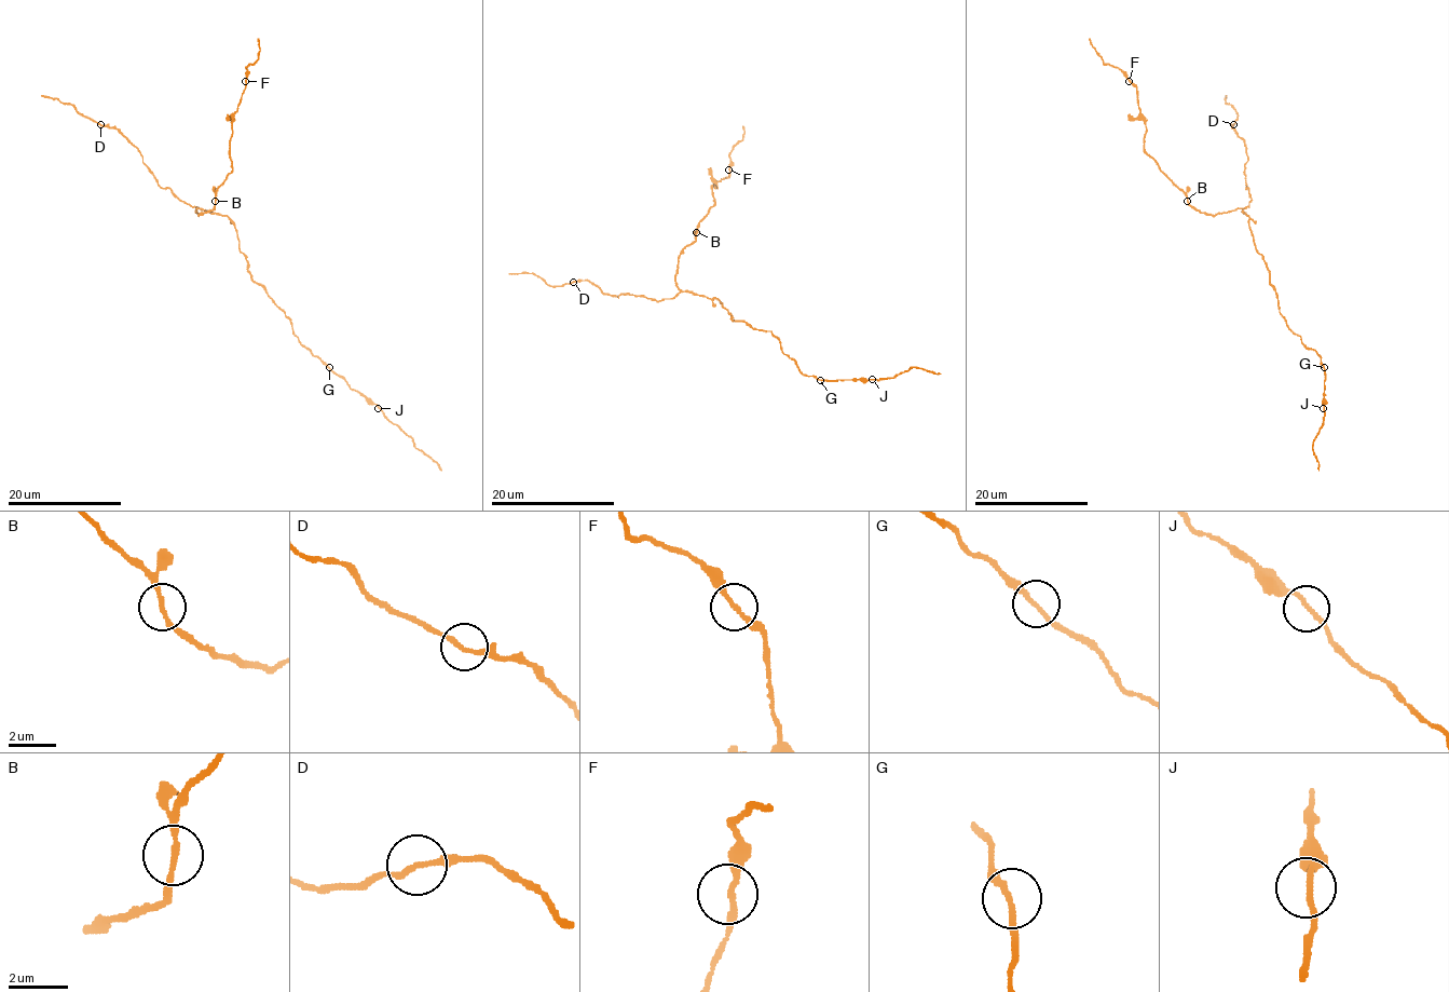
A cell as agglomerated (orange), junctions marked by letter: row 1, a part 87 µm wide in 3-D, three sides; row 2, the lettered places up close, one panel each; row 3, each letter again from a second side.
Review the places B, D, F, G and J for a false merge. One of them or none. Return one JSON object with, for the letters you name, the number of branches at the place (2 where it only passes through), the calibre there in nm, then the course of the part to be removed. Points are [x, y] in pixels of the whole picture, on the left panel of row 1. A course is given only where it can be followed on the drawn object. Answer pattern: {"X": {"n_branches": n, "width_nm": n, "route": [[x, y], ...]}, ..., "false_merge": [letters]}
{"false_merge": []}

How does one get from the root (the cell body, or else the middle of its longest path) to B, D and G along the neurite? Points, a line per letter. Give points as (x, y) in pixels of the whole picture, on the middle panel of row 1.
B: (721, 303), (716, 298), (684, 293), (677, 286), (678, 255), (695, 240), (696, 232)
D: (721, 303), (691, 293), (658, 301), (629, 294), (616, 297), (604, 294), (590, 282), (573, 282)
G: (721, 303), (734, 320), (769, 330), (803, 374), (815, 376), (820, 380)

